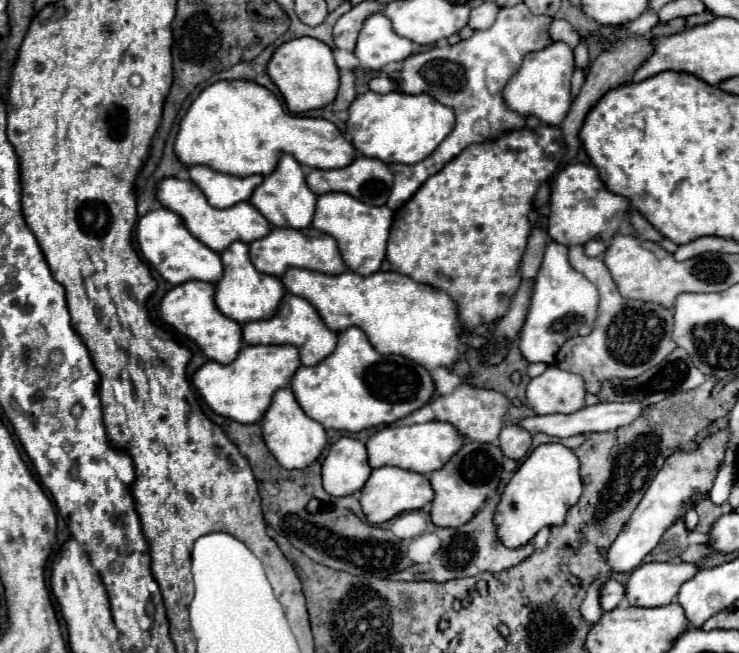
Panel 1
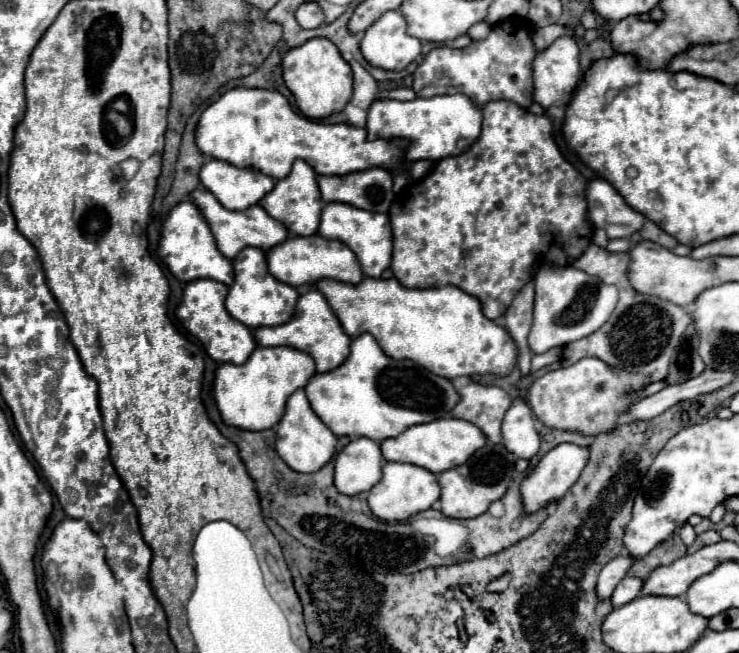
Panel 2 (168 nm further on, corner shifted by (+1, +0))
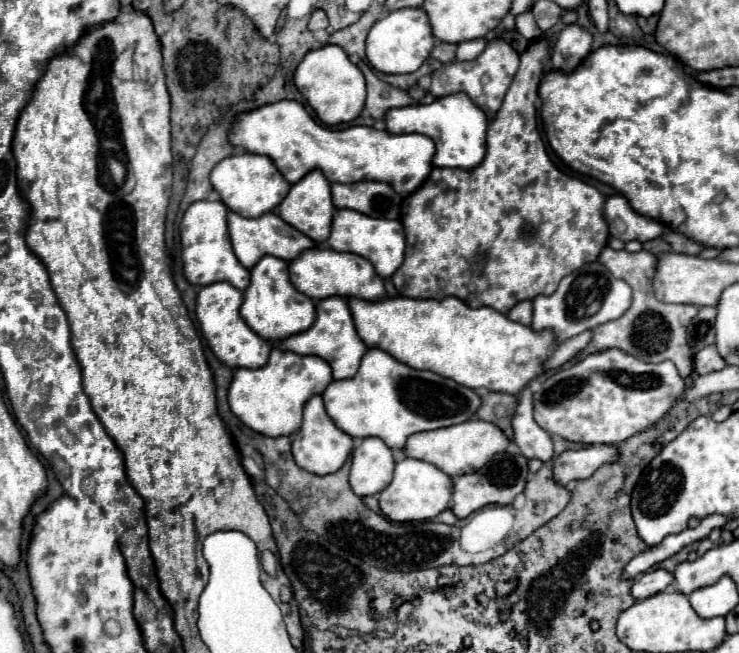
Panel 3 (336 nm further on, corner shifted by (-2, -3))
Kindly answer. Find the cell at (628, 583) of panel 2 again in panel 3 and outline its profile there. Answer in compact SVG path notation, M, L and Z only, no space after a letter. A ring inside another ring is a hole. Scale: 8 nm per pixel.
M666 569L648 571L648 573L642 573L640 577L636 577L636 581L632 585L632 597L646 599L660 591L666 591L672 585L674 585L674 573L670 573Z

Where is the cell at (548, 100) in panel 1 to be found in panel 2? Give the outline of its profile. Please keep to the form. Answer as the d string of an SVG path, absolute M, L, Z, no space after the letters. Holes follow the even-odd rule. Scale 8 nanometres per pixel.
M561 36L533 60L533 100L545 110L551 106L565 108L579 82L579 46L573 38Z

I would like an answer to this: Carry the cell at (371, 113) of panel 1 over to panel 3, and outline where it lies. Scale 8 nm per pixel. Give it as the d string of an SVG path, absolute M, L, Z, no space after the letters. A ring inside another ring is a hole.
M456 93L436 99L430 105L408 105L400 109L390 109L386 115L386 131L390 133L422 133L436 143L434 165L452 169L474 169L482 163L486 153L486 127L488 119L482 109L478 109L468 95Z

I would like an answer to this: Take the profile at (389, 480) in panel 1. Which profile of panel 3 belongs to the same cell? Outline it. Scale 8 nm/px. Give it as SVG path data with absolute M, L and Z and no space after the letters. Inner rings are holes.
M406 457L404 461L396 463L392 483L380 493L380 509L390 521L396 523L422 521L432 519L444 509L448 509L450 497L452 497L452 479L444 471L440 471L432 463Z

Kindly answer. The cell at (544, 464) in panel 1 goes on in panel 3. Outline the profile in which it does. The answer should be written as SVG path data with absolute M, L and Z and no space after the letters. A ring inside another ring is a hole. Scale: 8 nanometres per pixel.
M588 445L578 451L564 451L554 461L554 475L560 485L590 477L600 465L616 461L616 445Z

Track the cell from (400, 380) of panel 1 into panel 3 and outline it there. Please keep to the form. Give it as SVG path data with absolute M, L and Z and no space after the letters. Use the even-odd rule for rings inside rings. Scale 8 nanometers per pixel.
M376 347L366 351L352 379L332 381L322 397L328 415L344 433L360 439L380 437L390 449L404 449L406 439L414 433L470 421L482 405L474 389L432 371L412 369Z

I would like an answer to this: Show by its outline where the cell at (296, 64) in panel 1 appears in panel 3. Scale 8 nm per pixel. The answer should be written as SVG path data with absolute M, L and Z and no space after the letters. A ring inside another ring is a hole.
M324 45L320 49L306 53L306 57L302 59L294 73L294 83L298 91L304 95L304 99L310 103L310 107L316 111L320 121L326 125L354 121L364 109L366 101L364 75L354 63L350 63L348 55L338 45Z

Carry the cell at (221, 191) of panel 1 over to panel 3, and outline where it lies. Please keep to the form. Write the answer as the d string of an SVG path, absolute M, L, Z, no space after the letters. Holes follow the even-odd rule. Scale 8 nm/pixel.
M236 153L226 157L212 169L210 181L212 187L220 193L222 203L242 217L260 217L264 213L270 213L272 209L276 209L276 205L280 205L280 201L288 195L288 189L292 187L276 169L270 157L254 153Z

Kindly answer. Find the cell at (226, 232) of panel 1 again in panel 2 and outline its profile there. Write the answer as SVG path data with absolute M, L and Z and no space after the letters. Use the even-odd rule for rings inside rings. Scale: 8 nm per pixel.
M199 188L191 194L191 200L199 208L199 212L203 214L205 222L209 224L219 252L229 260L235 258L237 252L245 246L255 246L255 248L261 248L261 250L269 250L269 248L281 244L287 238L285 226L281 222L277 222L275 218L271 218L259 204L249 206L247 210L241 210L241 212L233 212L233 210L223 208L211 192L205 192L205 190L199 190Z

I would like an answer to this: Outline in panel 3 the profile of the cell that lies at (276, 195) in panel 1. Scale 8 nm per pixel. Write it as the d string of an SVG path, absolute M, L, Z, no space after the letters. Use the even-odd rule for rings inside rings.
M316 169L316 171L310 171L302 181L298 181L296 185L292 185L290 193L286 195L286 199L278 207L278 215L286 223L290 223L292 227L296 227L304 235L308 235L312 241L316 241L318 245L322 245L328 239L334 209L336 207L332 205L332 197L330 197L330 183L322 175L322 171Z

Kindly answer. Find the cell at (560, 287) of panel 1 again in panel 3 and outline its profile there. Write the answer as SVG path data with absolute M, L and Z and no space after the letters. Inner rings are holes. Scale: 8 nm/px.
M586 267L584 271L576 271L566 275L558 289L552 295L538 295L532 305L534 305L534 319L532 319L532 329L542 331L542 329L552 329L556 335L556 341L562 343L568 337L574 337L586 329L594 329L602 323L618 319L632 303L632 289L624 279L612 277L608 269L604 267Z

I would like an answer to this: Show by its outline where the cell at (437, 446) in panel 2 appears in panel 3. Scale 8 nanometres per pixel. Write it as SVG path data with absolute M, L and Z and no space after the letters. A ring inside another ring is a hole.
M464 421L464 423L458 423L458 425L452 425L452 427L444 427L444 429L434 429L434 431L422 431L422 433L414 433L404 451L408 457L414 457L414 459L422 459L422 461L428 461L432 465L436 465L438 469L442 469L444 473L448 473L450 477L456 477L456 475L464 475L464 473L474 473L476 469L484 467L496 453L502 453L506 451L510 439L504 437L504 433L488 423L488 421Z

